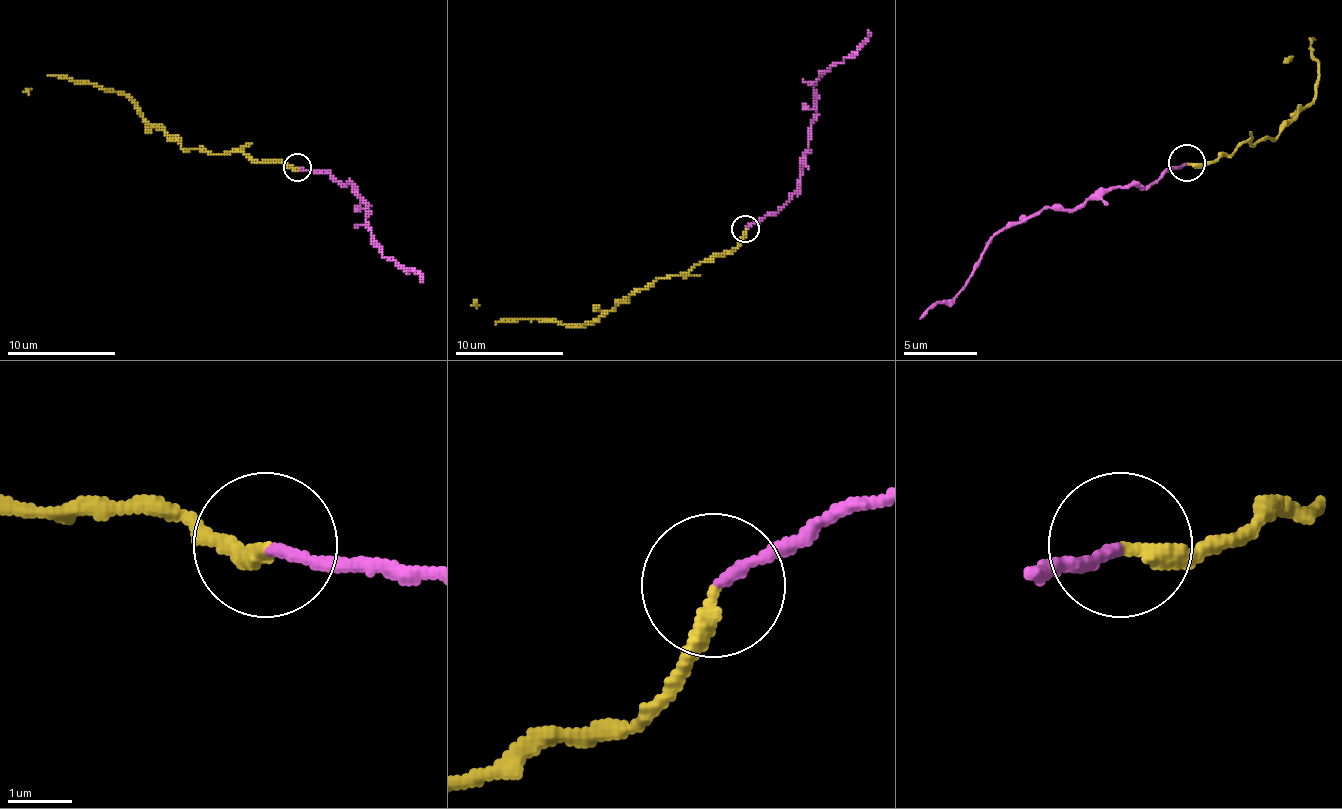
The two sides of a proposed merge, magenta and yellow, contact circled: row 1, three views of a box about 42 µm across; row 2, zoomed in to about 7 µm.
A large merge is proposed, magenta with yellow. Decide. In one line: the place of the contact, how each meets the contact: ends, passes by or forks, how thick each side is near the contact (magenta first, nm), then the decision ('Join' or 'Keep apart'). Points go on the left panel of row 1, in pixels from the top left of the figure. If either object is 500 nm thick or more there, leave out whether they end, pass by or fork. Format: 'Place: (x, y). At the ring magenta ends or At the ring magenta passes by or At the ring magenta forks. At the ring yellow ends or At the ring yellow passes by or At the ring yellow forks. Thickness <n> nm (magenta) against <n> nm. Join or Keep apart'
Place: (297, 167). At the ring magenta ends. At the ring yellow ends. Thickness 150 nm (magenta) against 240 nm. Keep apart

